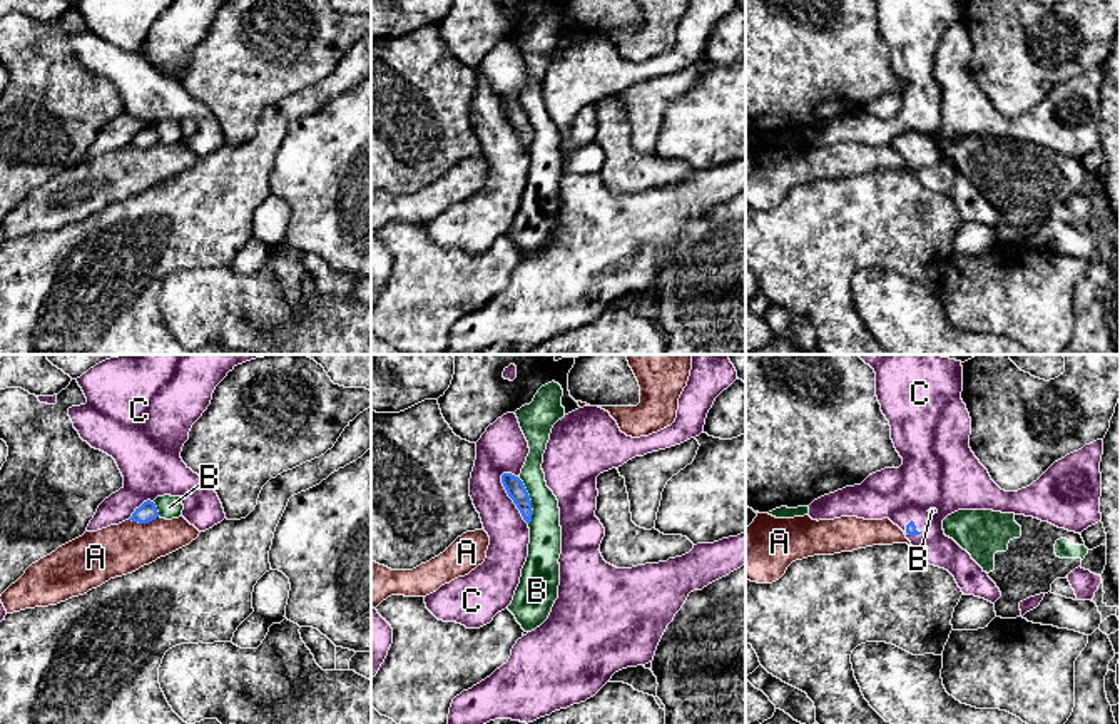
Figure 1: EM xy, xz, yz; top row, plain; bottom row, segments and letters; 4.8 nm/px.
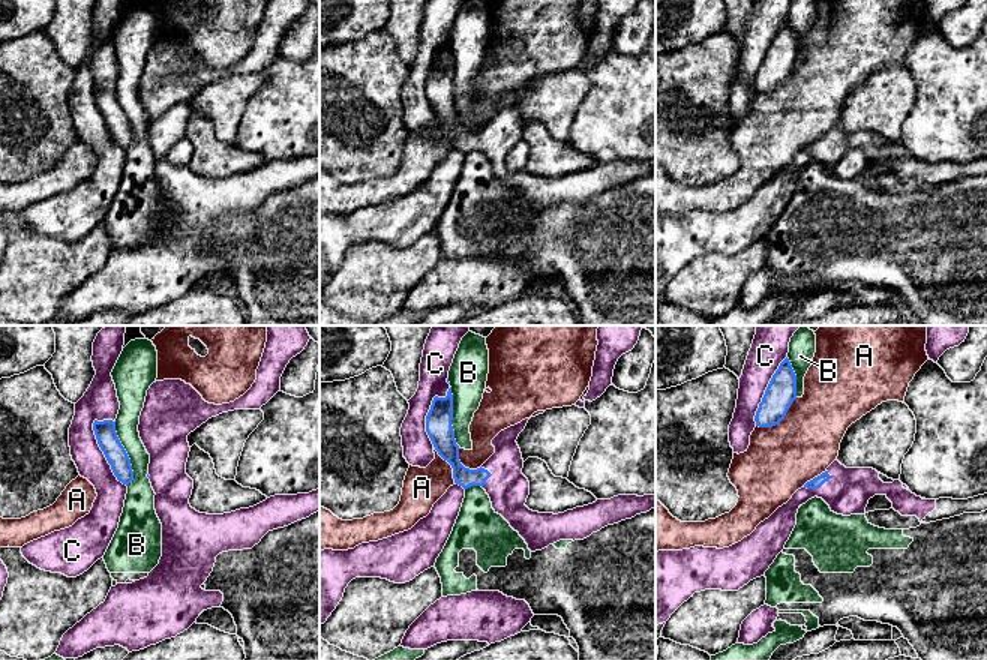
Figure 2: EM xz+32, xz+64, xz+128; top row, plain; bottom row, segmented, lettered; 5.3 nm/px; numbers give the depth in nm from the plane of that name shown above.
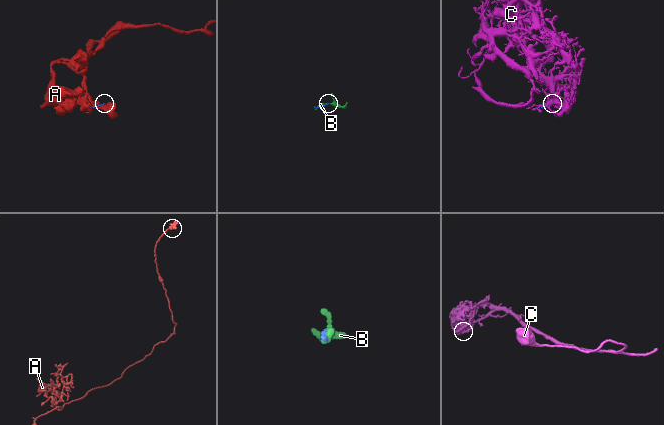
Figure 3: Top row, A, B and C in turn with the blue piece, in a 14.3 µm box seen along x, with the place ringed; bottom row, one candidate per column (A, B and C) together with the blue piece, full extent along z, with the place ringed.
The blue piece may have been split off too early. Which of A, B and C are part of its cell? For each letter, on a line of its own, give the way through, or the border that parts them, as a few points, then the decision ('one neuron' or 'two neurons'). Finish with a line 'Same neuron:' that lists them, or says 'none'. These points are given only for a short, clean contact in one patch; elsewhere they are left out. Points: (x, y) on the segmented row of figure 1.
A: two neurons
B: two neurons
C: one neuron
Same neuron: C

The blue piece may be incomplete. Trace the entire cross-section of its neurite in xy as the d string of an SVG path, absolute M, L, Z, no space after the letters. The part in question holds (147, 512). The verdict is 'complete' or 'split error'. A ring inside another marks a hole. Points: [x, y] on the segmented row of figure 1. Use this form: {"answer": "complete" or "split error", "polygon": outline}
{"answer": "split error", "polygon": "M127 354L105 359L77 378L87 403L69 408L74 428L92 448L112 456L124 477L124 487L99 505L87 532L97 532L125 520L149 523L159 517L154 500L164 495L182 498L182 517L199 532L221 523L226 513L217 493L182 461L181 451L189 440L192 425L207 410L216 386L227 373L237 365L264 356L272 354Z"}

